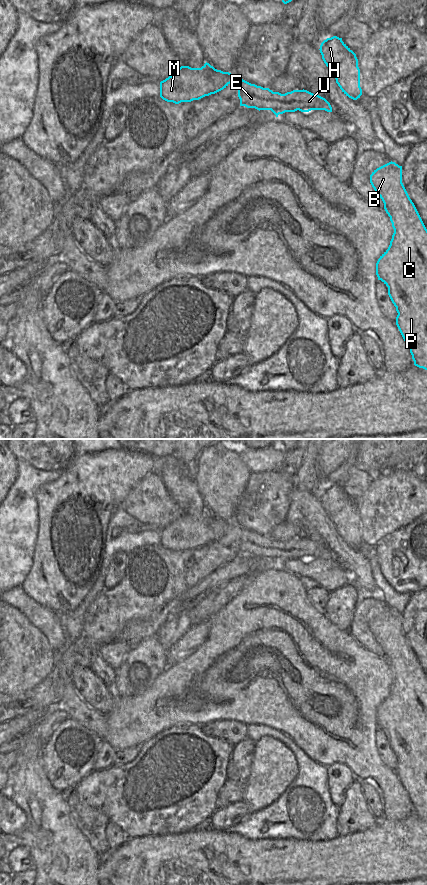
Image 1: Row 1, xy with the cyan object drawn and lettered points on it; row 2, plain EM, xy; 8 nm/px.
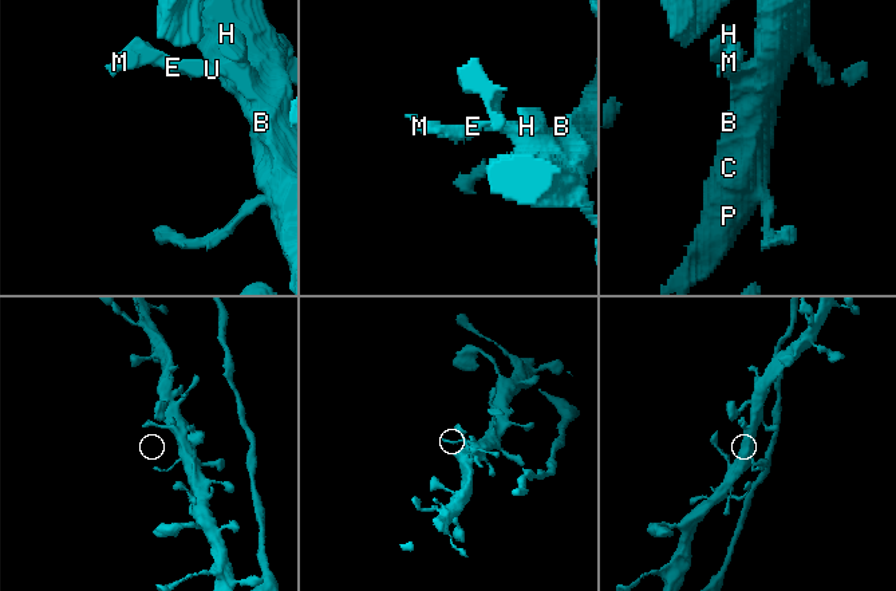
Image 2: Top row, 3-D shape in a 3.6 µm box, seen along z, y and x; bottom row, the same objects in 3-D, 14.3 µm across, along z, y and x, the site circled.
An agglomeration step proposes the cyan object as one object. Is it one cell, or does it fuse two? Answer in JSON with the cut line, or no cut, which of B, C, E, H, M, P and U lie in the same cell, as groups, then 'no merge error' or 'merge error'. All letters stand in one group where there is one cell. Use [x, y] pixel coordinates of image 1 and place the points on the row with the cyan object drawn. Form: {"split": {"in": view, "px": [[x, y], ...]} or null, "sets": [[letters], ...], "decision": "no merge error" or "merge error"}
{"split": null, "sets": [["B", "C", "E", "H", "M", "P", "U"]], "decision": "no merge error"}

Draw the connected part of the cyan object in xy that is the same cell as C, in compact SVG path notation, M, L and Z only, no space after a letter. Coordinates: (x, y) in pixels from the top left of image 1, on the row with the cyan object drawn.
M389 162L372 172L370 183L384 203L394 229L388 249L376 263L376 275L388 287L388 295L398 313L396 325L410 349L414 365L427 370L427 229L402 183L402 166Z

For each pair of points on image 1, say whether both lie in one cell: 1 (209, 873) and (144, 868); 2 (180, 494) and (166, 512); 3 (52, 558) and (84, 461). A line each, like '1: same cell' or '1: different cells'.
1: same cell
2: different cells
3: same cell

